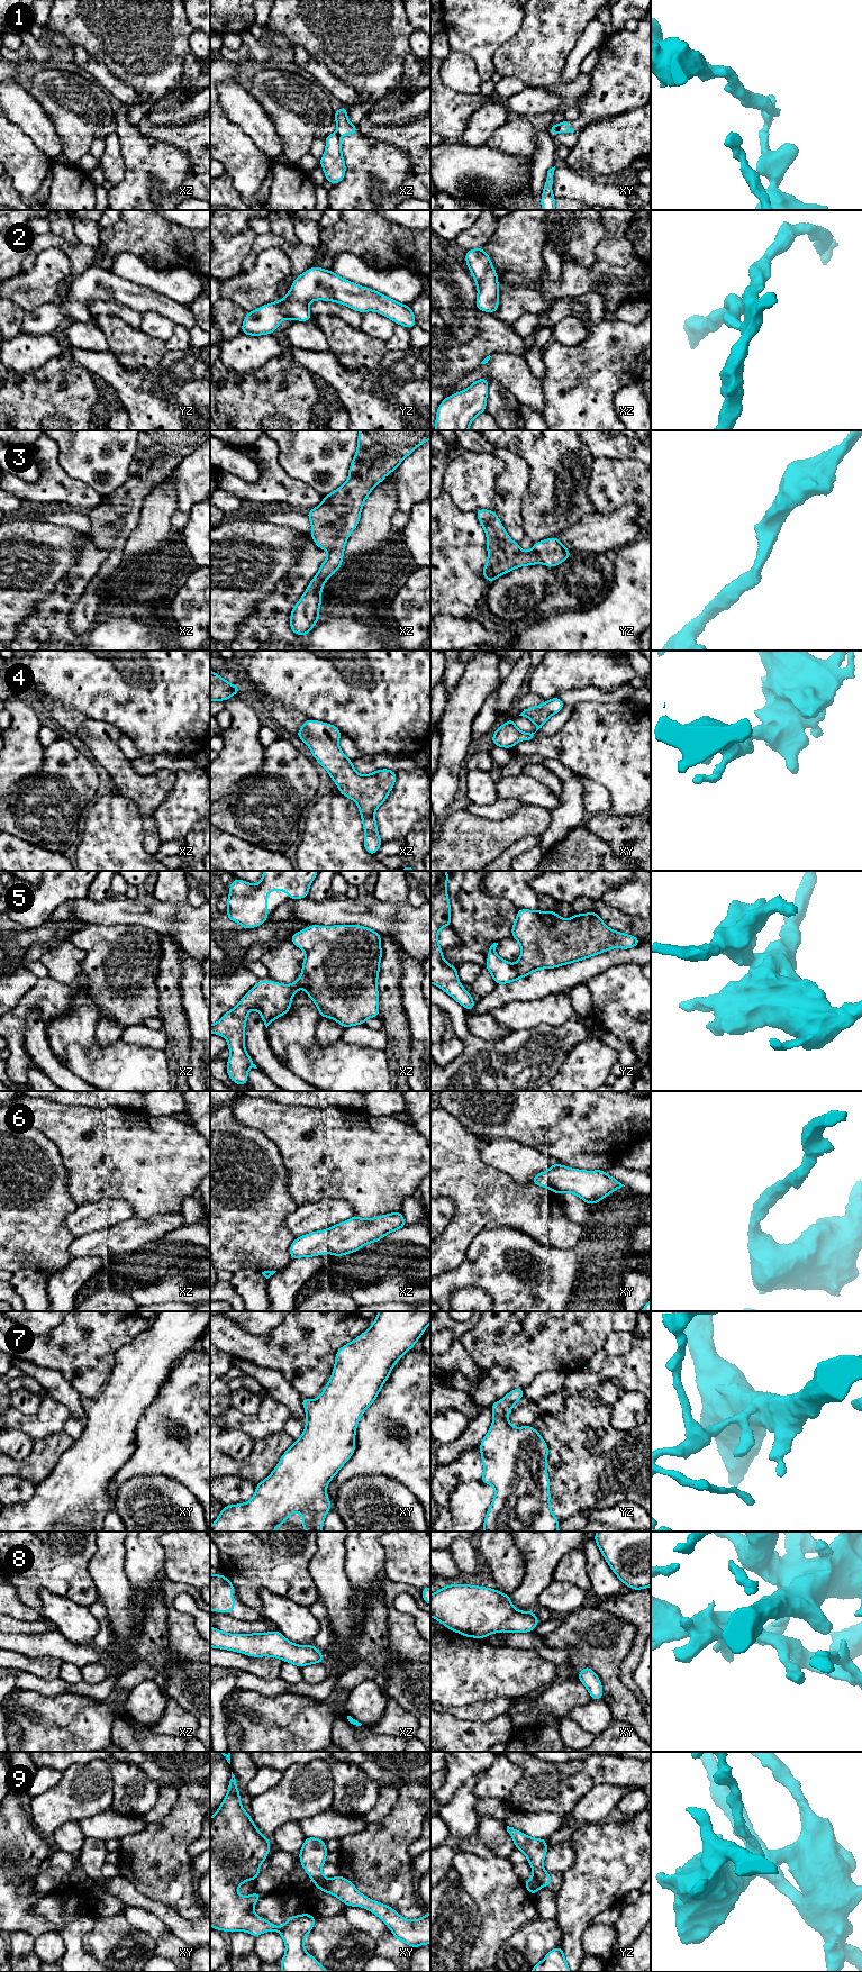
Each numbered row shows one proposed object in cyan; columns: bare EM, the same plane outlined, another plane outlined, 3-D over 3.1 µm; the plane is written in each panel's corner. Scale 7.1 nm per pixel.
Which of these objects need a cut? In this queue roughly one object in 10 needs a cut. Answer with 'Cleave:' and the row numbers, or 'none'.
Cleave: 1, 9

